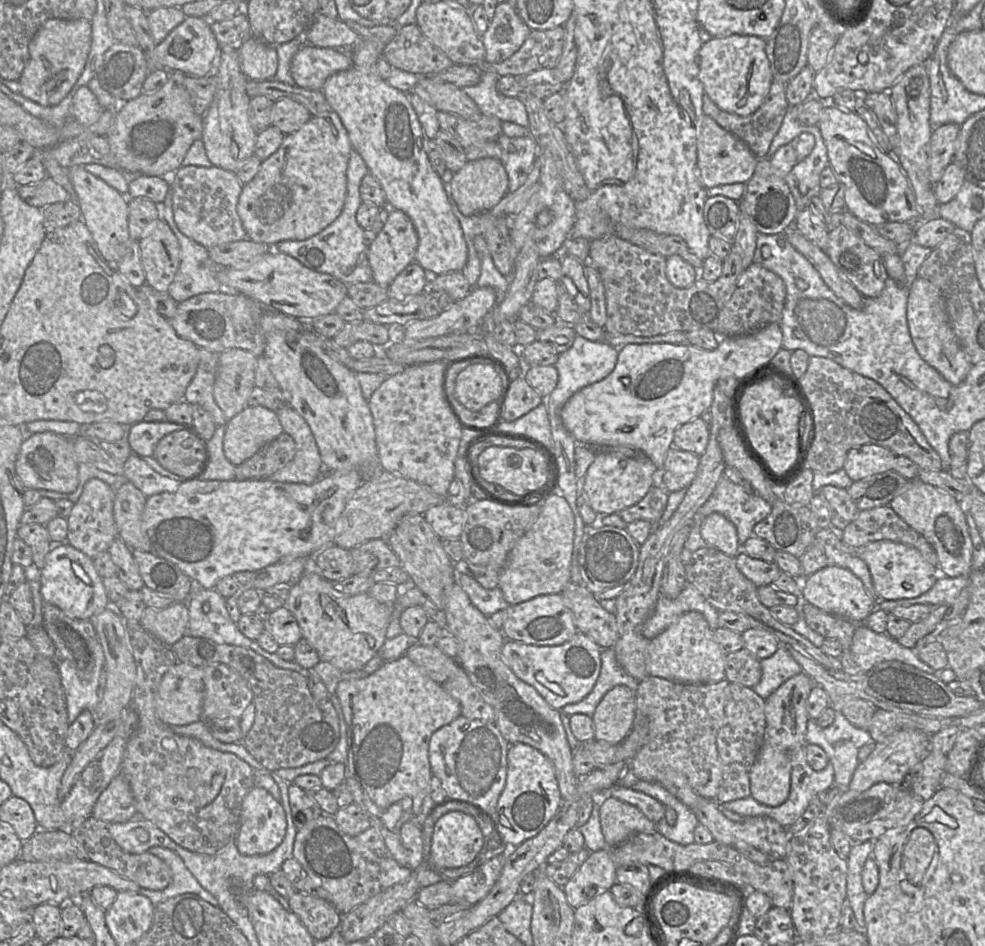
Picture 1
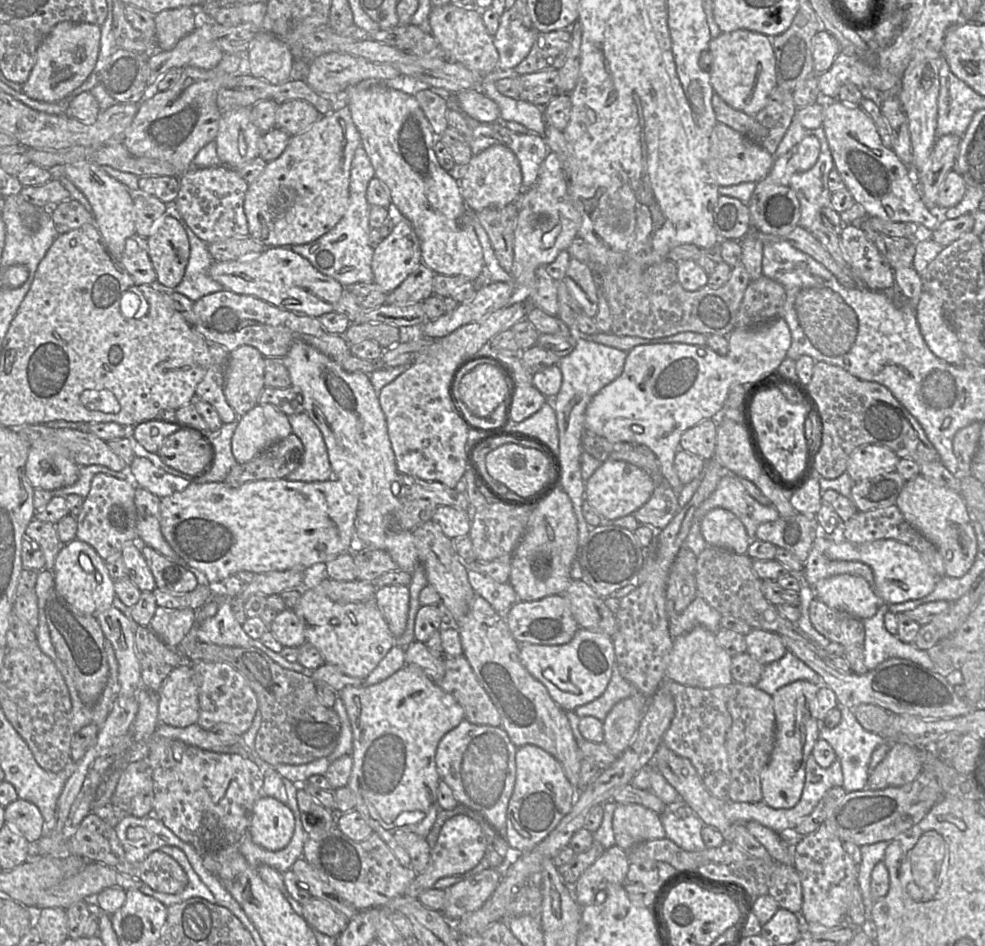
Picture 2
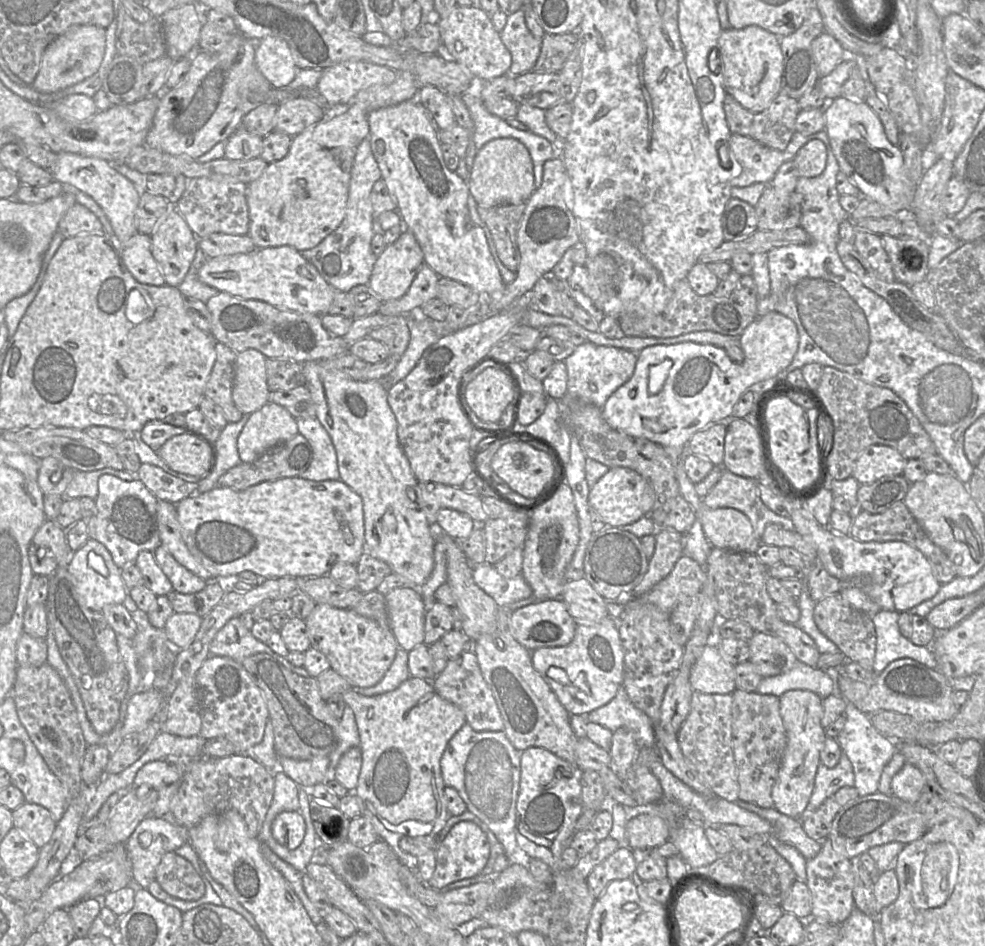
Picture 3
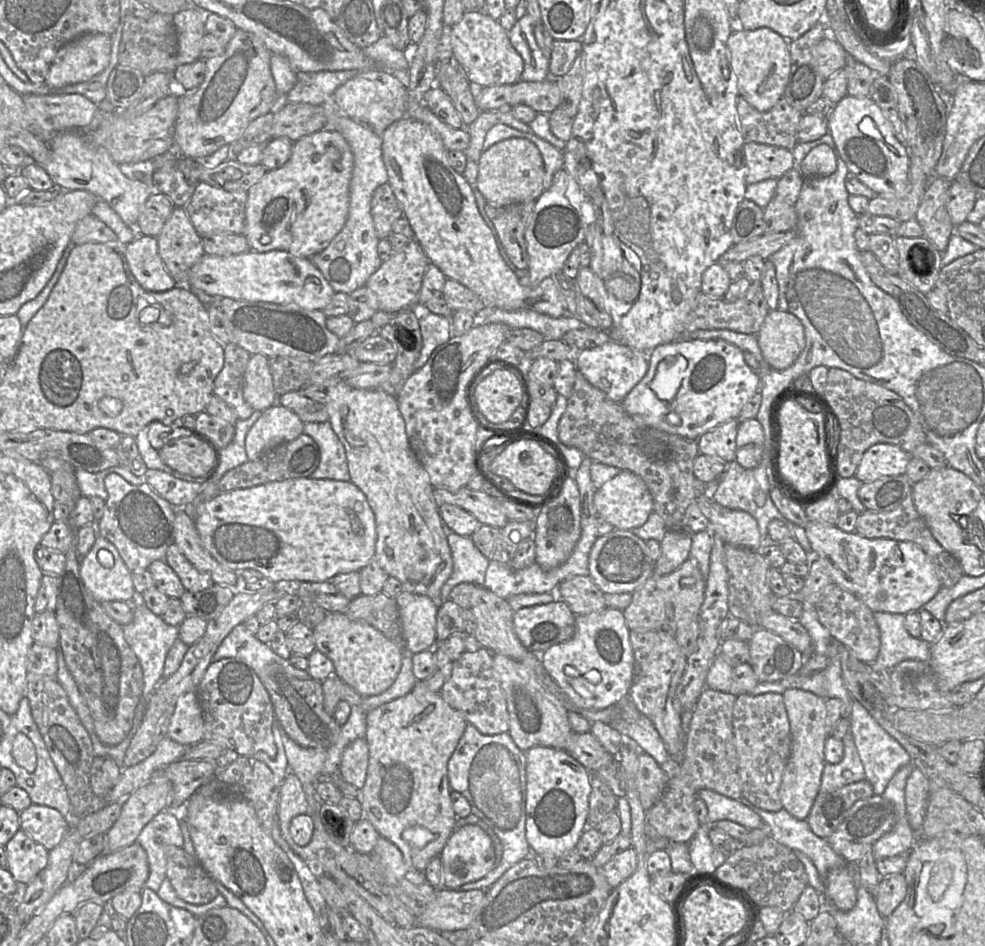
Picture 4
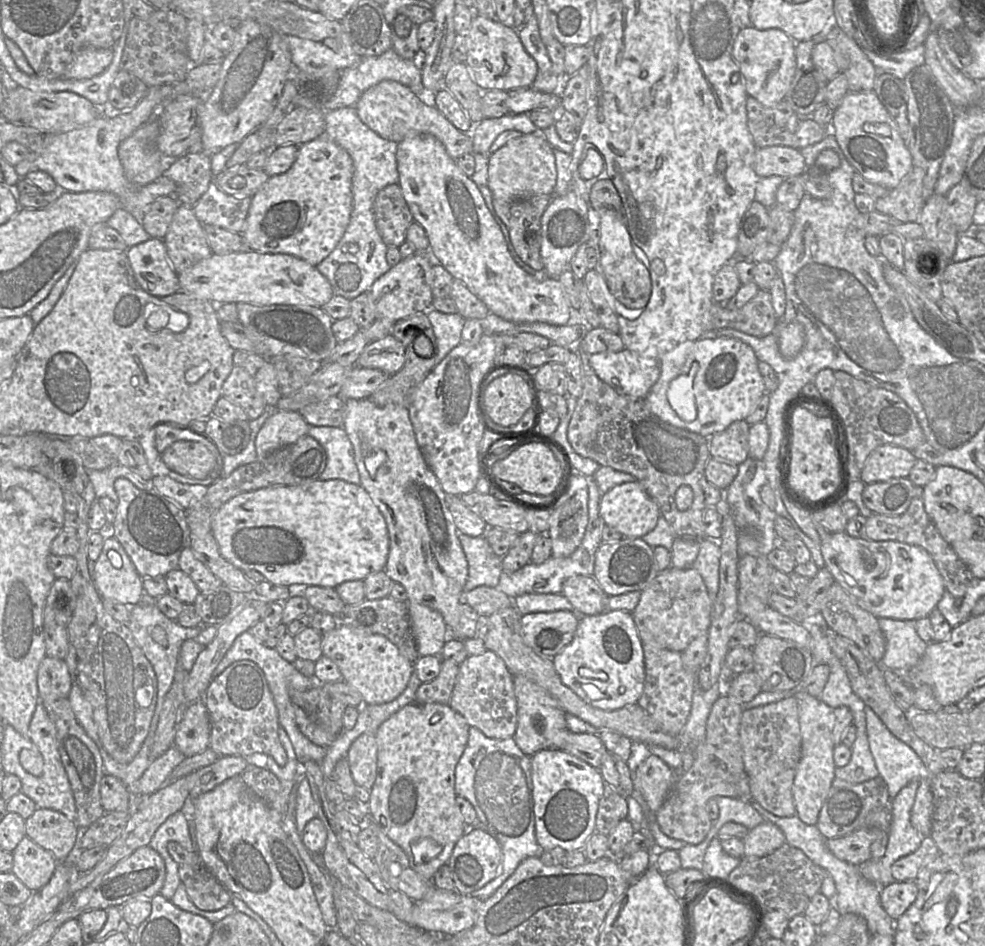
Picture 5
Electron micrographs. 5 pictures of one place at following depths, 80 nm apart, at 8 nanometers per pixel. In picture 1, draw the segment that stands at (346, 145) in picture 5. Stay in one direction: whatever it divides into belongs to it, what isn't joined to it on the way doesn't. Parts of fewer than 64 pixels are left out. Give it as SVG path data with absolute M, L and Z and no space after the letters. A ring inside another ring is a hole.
M352 149L347 166L347 194L340 215L320 233L306 240L286 240L273 246L273 249L297 259L311 270L329 274L346 285L373 281L372 270L368 262L368 247L363 240L364 229L356 220L356 213L362 203L360 185L363 177L369 173L361 155Z

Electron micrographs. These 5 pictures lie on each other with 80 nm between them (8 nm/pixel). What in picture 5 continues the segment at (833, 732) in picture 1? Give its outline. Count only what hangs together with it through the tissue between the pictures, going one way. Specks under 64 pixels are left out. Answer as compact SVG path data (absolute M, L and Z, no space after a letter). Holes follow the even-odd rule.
M867 706L865 708L865 718L869 749L878 770L878 776L887 785L890 799L894 798L910 782L929 779L930 773L918 755L908 745L896 738L880 718Z

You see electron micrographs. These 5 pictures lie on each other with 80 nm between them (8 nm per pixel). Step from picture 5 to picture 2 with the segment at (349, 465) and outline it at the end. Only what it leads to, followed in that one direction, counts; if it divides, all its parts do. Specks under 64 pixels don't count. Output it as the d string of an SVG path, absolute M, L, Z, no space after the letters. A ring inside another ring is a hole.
M307 413L288 416L292 433L304 446L304 458L298 468L285 479L291 481L316 482L334 478L329 462L327 448L321 431Z

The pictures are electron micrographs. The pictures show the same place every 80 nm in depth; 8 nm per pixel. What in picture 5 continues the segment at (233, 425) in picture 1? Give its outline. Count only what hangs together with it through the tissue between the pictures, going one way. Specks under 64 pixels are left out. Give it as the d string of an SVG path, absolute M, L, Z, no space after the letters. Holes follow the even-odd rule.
M275 409L255 436L254 444L258 458L295 443L307 435L310 425L298 412Z

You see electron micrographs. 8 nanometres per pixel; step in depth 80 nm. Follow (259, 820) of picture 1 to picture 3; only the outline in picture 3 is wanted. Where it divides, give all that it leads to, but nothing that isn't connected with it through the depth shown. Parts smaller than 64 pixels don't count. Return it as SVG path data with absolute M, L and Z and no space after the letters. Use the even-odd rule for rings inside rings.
M285 811L273 820L271 831L278 844L296 849L304 839L306 823L299 812Z

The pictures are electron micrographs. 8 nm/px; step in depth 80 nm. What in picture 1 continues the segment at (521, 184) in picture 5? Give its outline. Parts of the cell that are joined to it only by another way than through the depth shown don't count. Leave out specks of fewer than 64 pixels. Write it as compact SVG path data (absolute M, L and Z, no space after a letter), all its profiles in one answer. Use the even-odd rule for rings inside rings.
M480 158L467 163L447 182L452 207L464 216L472 216L489 211L509 192L508 174L502 163L495 158Z

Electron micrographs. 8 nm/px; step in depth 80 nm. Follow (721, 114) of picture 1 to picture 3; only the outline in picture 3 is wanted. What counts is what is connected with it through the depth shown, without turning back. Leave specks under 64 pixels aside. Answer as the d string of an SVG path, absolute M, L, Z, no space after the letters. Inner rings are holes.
M779 93L768 108L760 113L745 109L731 95L726 95L723 108L726 121L732 133L747 136L769 148L784 151L795 133L795 122L800 107L798 101L788 95Z

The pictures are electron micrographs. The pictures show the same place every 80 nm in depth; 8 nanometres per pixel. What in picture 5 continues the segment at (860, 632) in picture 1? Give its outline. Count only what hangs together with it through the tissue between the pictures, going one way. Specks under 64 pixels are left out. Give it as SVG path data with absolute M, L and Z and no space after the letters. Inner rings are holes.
M877 620L885 638L881 664L895 673L909 672L920 662L928 645L916 632L916 620Z

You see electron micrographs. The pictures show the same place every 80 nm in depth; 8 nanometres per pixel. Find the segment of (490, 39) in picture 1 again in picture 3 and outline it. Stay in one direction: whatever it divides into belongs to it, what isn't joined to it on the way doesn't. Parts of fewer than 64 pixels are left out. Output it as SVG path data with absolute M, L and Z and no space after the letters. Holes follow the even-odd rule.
M522 10L508 15L500 38L512 57L507 75L518 76L532 71L540 55L541 40L529 31Z

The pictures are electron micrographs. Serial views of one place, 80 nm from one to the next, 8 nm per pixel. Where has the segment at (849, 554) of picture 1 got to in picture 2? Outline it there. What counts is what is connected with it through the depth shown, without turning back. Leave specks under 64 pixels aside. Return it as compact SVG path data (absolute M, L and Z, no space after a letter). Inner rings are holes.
M820 533L817 536L815 541L813 542L813 546L810 550L810 553L806 561L803 563L803 574L806 577L808 584L811 587L814 587L814 585L822 579L840 575L840 574L850 574L850 575L857 575L864 578L871 586L871 588L875 591L874 574L872 569L867 564L858 561L832 560L826 555L826 550L830 546L830 544L832 542L838 542L841 540L844 539L838 536L826 536L822 533Z

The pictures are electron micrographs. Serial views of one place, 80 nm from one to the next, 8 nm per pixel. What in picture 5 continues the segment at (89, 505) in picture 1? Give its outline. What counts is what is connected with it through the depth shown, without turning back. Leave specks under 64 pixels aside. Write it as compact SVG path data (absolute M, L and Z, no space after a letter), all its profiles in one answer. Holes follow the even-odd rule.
M125 478L116 479L114 489L118 500L115 518L109 524L112 527L112 536L121 544L139 575L165 577L168 572L178 569L182 551L190 546L190 529L185 511L154 488L142 490Z

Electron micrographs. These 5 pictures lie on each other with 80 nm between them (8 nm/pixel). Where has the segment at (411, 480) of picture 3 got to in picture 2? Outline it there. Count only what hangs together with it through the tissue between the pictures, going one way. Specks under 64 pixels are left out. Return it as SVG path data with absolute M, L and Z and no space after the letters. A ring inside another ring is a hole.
M295 341L291 345L288 353L282 358L285 367L287 368L291 380L291 386L298 392L301 393L303 397L304 412L308 414L311 420L317 425L322 433L329 462L334 474L334 478L338 479L345 487L346 491L354 494L358 498L358 510L355 520L355 542L356 546L363 545L368 548L381 549L389 553L393 561L397 564L399 570L403 570L412 574L419 565L418 551L415 545L415 539L412 531L410 530L392 530L391 520L389 520L389 514L392 514L396 508L398 508L398 497L396 497L391 490L391 485L393 482L397 481L397 476L399 471L396 467L395 455L392 450L391 442L388 437L387 423L385 415L380 407L378 393L374 390L371 382L369 380L369 375L365 373L352 373L345 371L337 362L333 359L327 357L317 349L308 345L303 341Z

